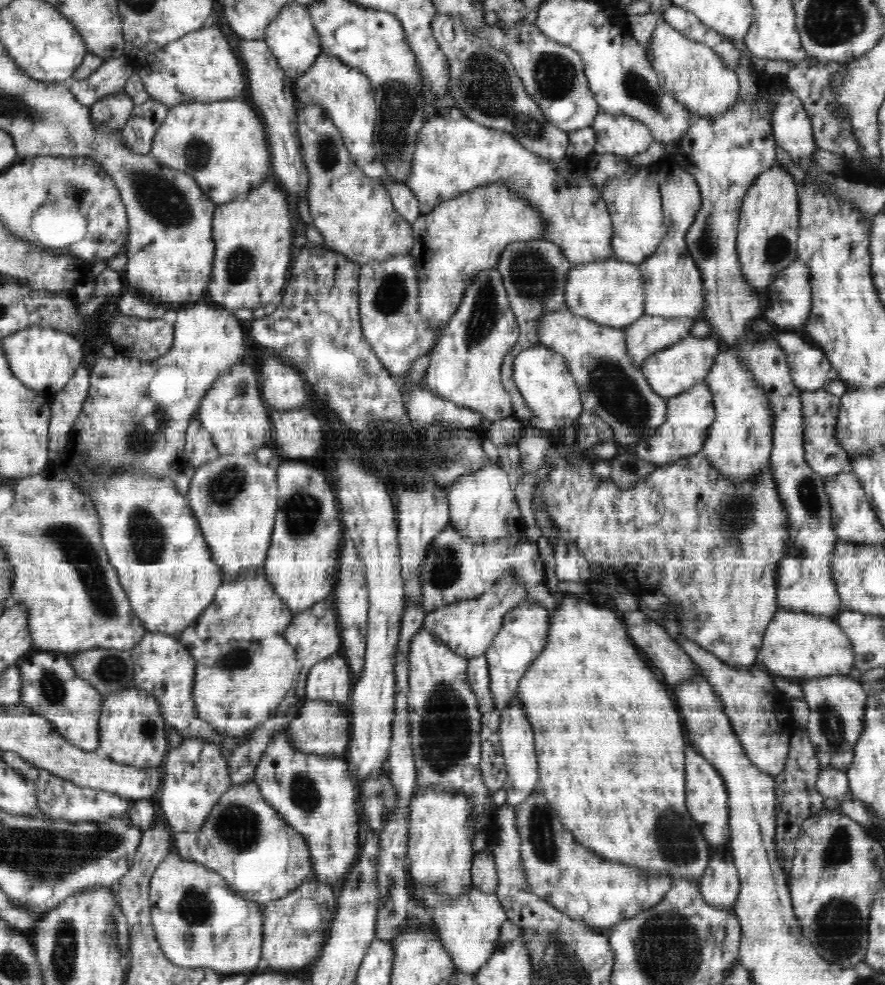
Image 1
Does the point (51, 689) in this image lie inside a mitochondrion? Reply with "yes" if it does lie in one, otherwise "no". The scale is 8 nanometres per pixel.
yes

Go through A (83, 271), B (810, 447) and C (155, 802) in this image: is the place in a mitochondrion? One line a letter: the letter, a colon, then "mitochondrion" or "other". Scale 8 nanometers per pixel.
A: other
B: other
C: other

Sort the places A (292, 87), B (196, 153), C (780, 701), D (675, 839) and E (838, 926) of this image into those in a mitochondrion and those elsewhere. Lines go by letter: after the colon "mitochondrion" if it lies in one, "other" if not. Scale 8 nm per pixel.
A: other
B: mitochondrion
C: other
D: mitochondrion
E: mitochondrion

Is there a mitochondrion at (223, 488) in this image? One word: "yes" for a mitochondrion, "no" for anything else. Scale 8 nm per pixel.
yes

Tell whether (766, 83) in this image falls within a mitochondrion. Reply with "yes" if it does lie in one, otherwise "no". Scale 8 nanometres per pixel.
no

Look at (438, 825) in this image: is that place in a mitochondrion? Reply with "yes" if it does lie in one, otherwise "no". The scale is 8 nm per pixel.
no

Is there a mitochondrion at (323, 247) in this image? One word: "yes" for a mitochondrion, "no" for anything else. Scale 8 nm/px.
no

